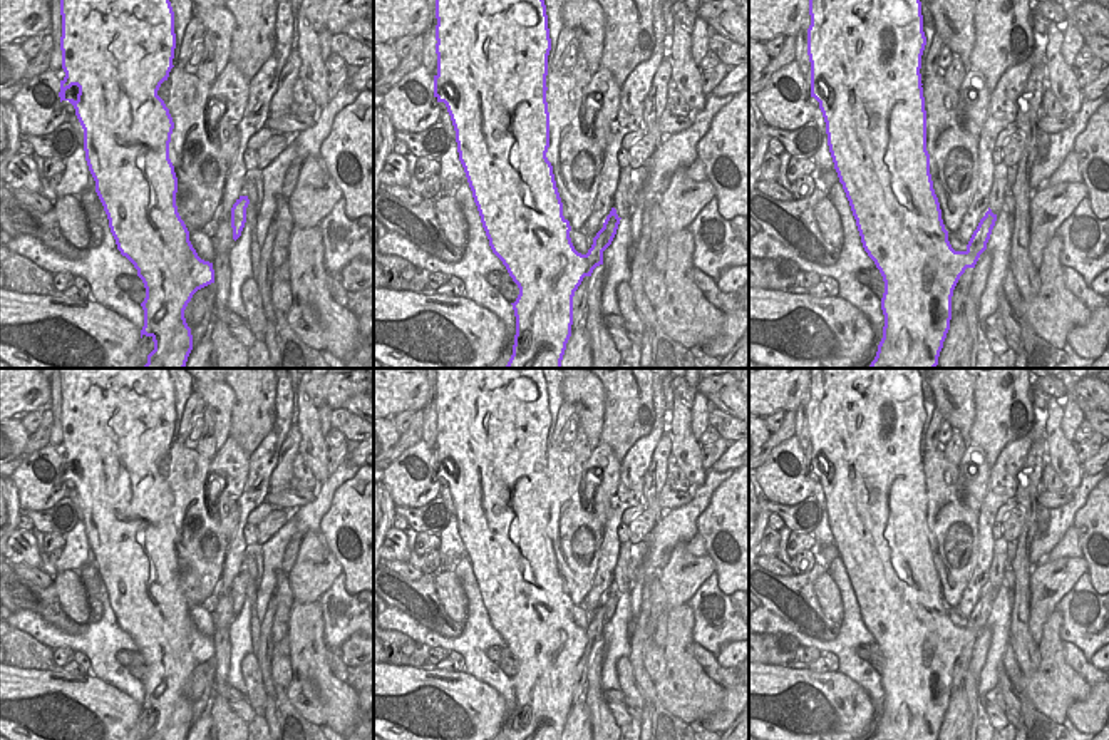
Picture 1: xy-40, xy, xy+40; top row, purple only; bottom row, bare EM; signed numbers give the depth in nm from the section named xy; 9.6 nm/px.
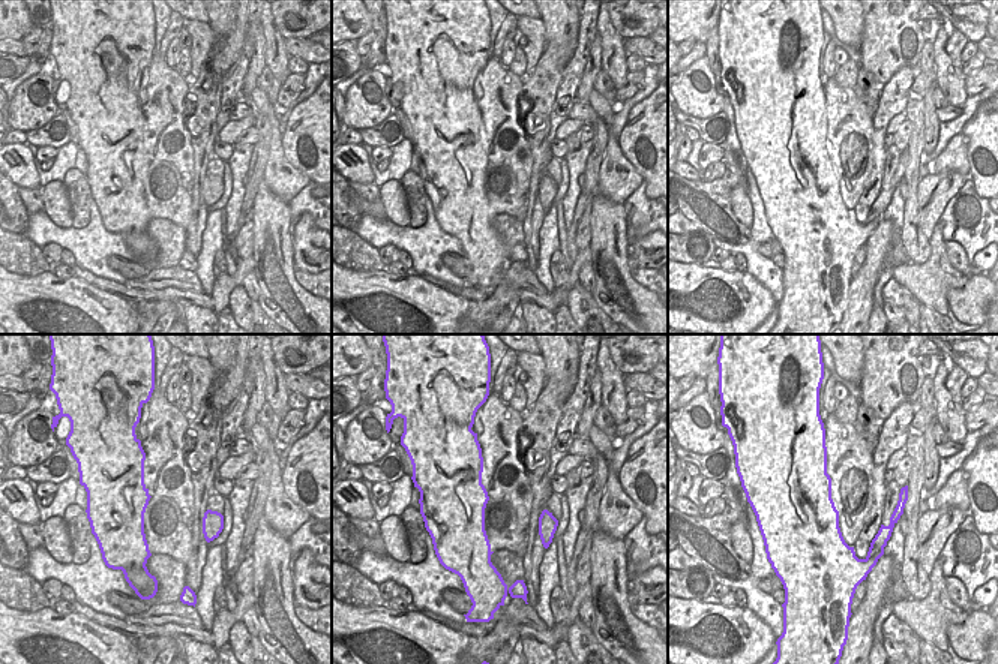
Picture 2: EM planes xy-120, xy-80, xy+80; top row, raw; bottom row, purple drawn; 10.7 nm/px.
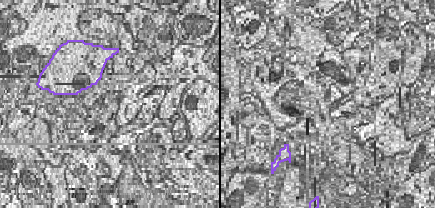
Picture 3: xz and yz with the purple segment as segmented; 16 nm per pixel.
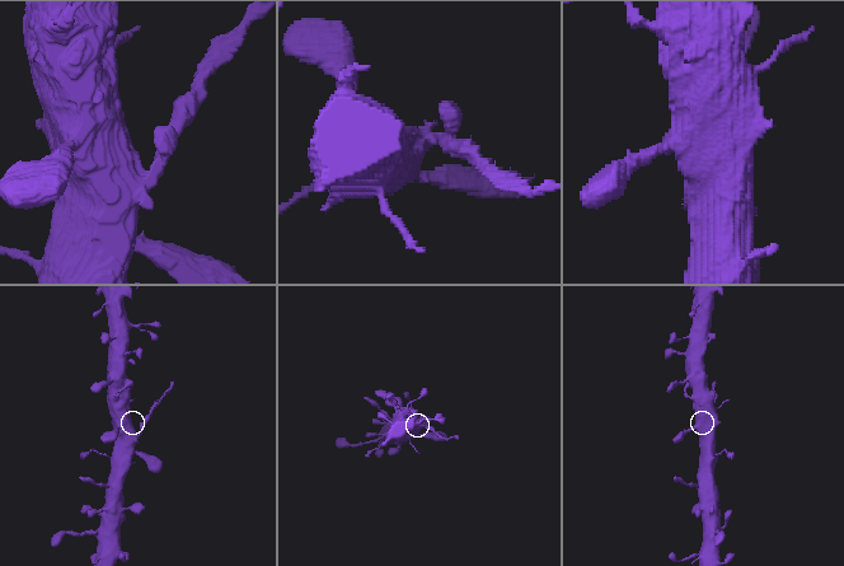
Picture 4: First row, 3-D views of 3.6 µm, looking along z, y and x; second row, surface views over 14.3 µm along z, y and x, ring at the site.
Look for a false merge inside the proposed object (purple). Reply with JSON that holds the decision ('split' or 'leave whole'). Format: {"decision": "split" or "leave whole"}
{"decision": "split"}

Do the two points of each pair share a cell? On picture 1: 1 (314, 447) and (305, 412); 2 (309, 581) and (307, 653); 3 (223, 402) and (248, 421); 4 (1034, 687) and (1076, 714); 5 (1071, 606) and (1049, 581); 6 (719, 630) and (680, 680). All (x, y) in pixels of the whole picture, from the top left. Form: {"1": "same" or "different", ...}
{"1": "same", "2": "different", "3": "different", "4": "different", "5": "different", "6": "different"}

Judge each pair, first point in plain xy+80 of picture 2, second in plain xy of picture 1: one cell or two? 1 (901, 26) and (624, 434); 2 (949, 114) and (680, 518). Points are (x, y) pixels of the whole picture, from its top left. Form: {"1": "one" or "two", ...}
{"1": "one", "2": "two"}

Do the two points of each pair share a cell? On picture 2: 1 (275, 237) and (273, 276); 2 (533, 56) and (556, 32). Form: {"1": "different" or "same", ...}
{"1": "same", "2": "different"}

